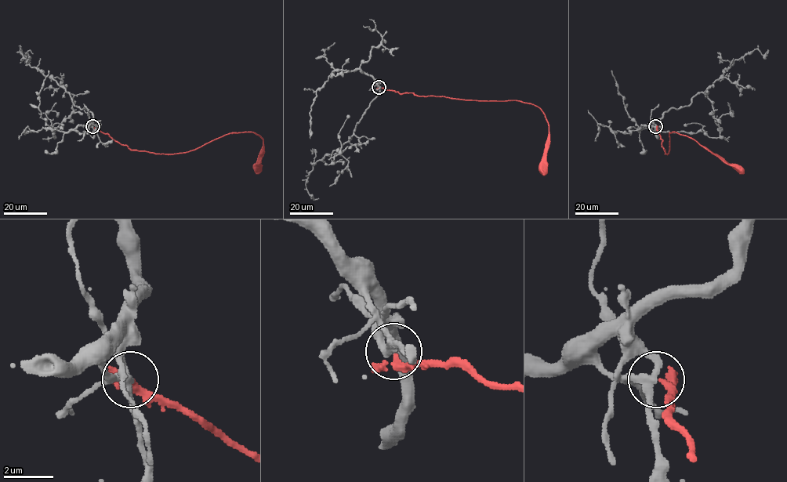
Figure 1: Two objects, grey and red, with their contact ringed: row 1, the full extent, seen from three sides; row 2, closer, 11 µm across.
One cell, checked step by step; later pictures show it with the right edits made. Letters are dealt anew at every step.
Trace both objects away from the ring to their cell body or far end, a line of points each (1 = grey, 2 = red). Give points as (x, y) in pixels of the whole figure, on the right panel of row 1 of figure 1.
1: (655, 127), (654, 121), (672, 107), (687, 106), (735, 59), (755, 48), (763, 55), (768, 50), (767, 54)
2: (656, 127), (665, 154), (669, 150), (669, 133), (676, 132), (695, 140), (724, 162), (737, 166)

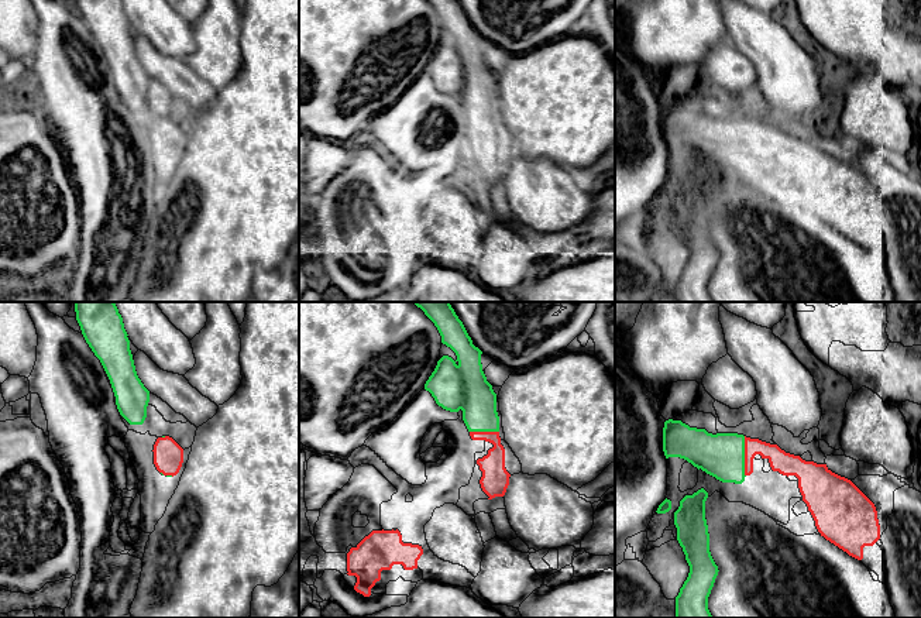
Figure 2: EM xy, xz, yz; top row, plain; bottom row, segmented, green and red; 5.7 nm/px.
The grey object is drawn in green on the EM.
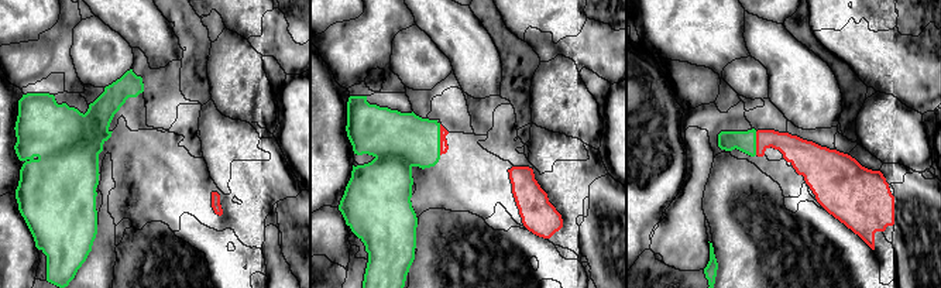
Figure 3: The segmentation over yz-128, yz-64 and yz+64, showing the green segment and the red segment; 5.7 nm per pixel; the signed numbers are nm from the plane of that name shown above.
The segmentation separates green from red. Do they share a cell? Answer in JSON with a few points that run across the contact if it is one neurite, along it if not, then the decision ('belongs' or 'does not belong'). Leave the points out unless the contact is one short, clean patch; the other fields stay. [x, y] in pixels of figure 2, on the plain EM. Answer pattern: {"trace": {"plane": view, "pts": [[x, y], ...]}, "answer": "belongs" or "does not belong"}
{"answer": "belongs"}

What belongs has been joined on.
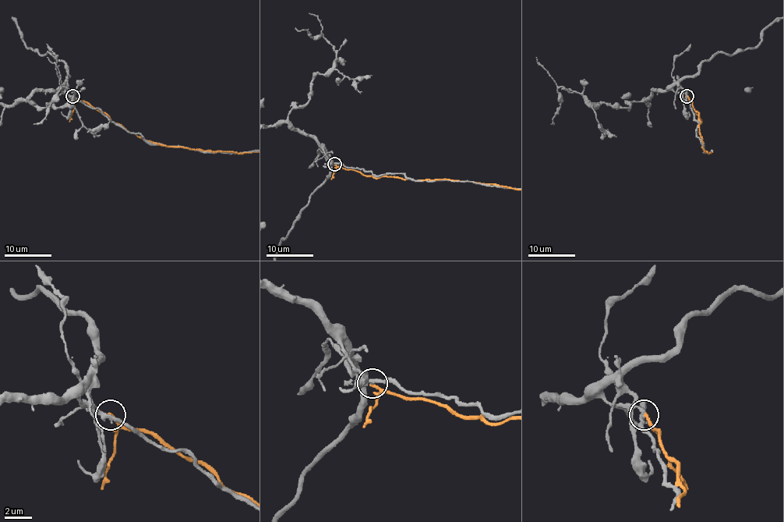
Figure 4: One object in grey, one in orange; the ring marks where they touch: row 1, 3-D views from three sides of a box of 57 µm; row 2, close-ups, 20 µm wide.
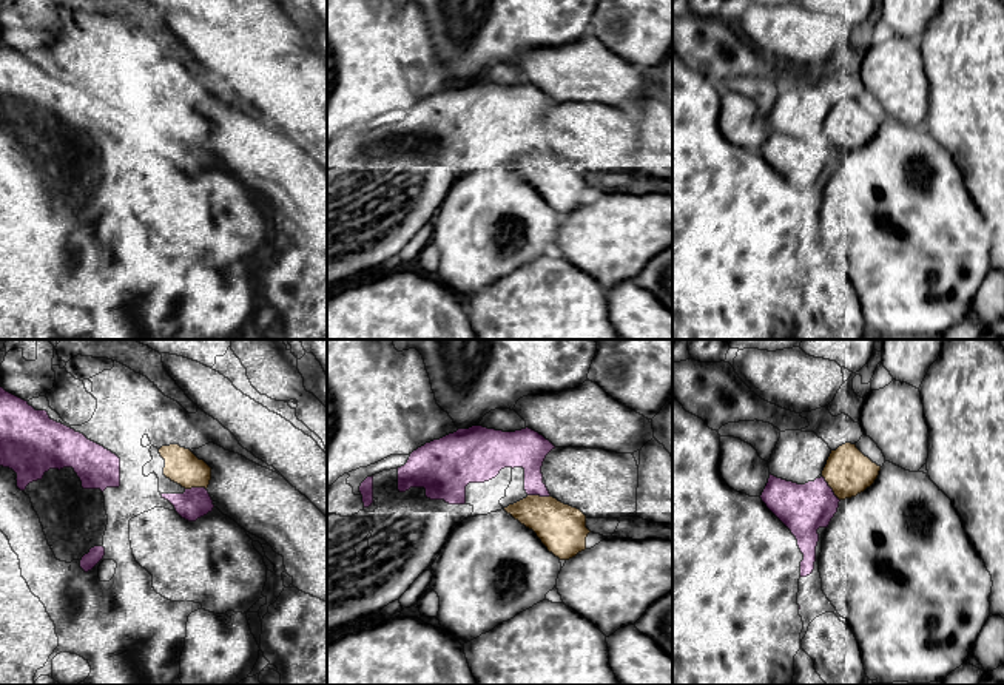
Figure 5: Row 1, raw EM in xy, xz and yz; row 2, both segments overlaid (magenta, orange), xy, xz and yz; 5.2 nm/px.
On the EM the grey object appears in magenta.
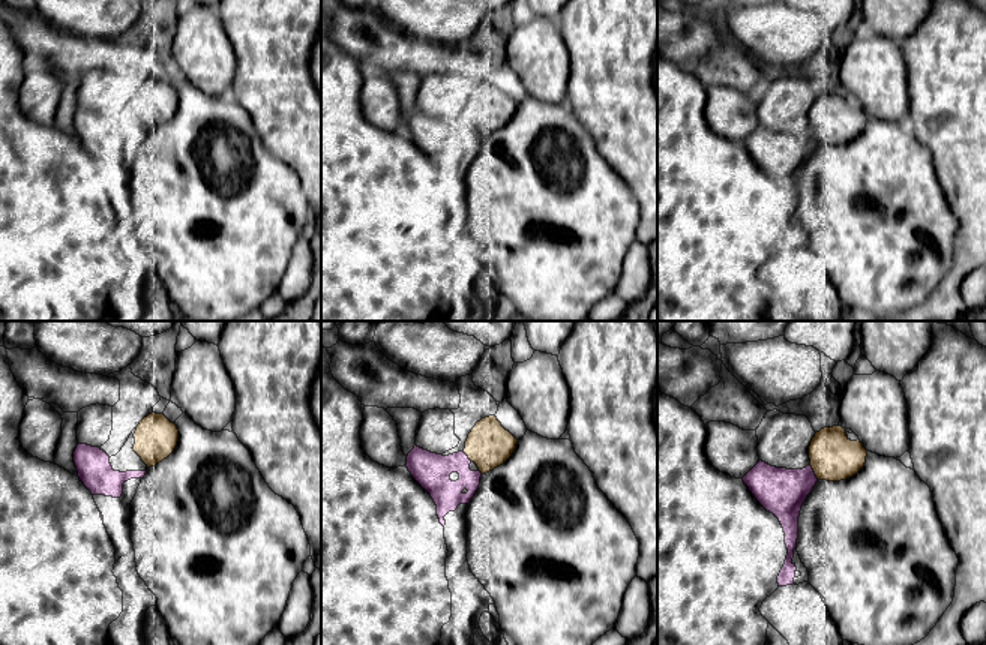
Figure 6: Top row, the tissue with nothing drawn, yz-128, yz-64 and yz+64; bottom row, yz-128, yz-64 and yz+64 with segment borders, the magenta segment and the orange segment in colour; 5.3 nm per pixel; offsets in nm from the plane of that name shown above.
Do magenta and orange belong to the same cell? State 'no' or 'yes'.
no

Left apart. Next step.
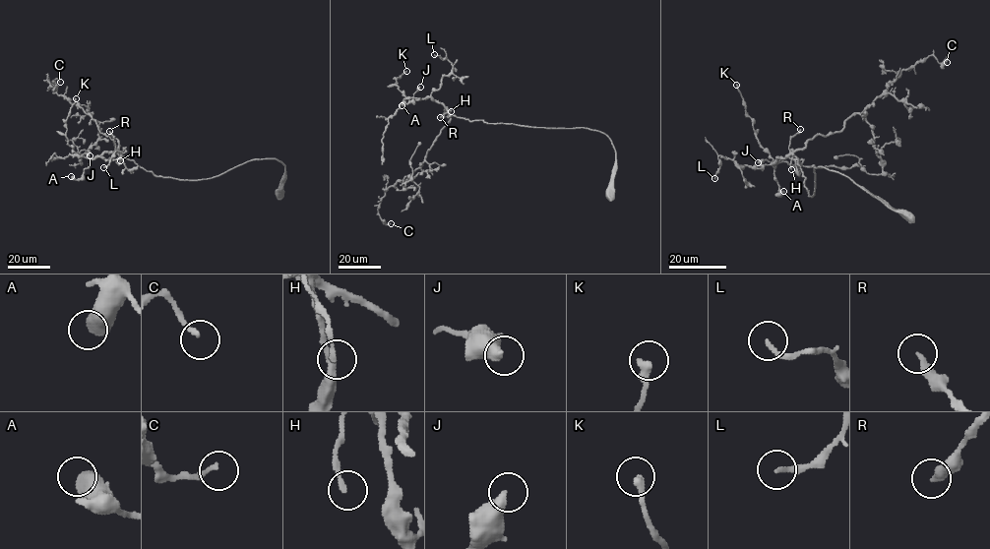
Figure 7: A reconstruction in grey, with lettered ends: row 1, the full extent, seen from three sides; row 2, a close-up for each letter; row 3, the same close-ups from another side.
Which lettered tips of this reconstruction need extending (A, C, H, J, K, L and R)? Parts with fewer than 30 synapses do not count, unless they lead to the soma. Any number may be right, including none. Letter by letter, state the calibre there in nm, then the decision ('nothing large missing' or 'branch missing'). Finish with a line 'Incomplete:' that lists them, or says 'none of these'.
A: calibre 600 nm; nothing large missing
C: calibre 160 nm; nothing large missing
H: calibre 170 nm; nothing large missing
J: calibre 460 nm; nothing large missing
K: calibre 320 nm; nothing large missing
L: calibre 180 nm; nothing large missing
R: calibre 360 nm; nothing large missing
Incomplete: none of these

